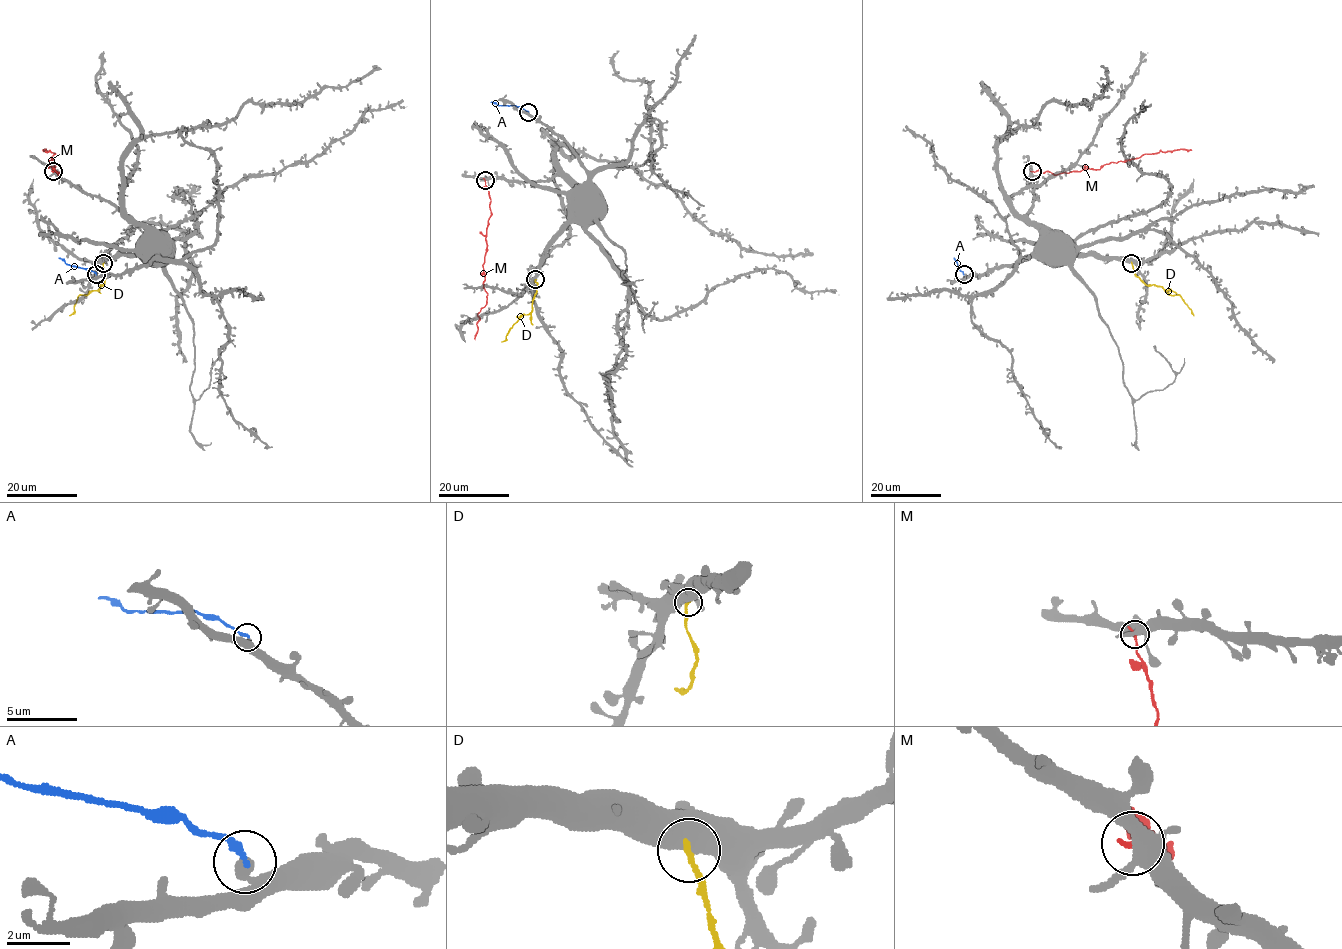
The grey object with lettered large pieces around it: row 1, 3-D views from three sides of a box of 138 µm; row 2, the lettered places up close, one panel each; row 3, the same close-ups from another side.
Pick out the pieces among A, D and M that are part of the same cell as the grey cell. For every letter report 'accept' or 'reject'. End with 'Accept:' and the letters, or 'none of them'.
A: reject
D: reject
M: reject
Accept: none of them

